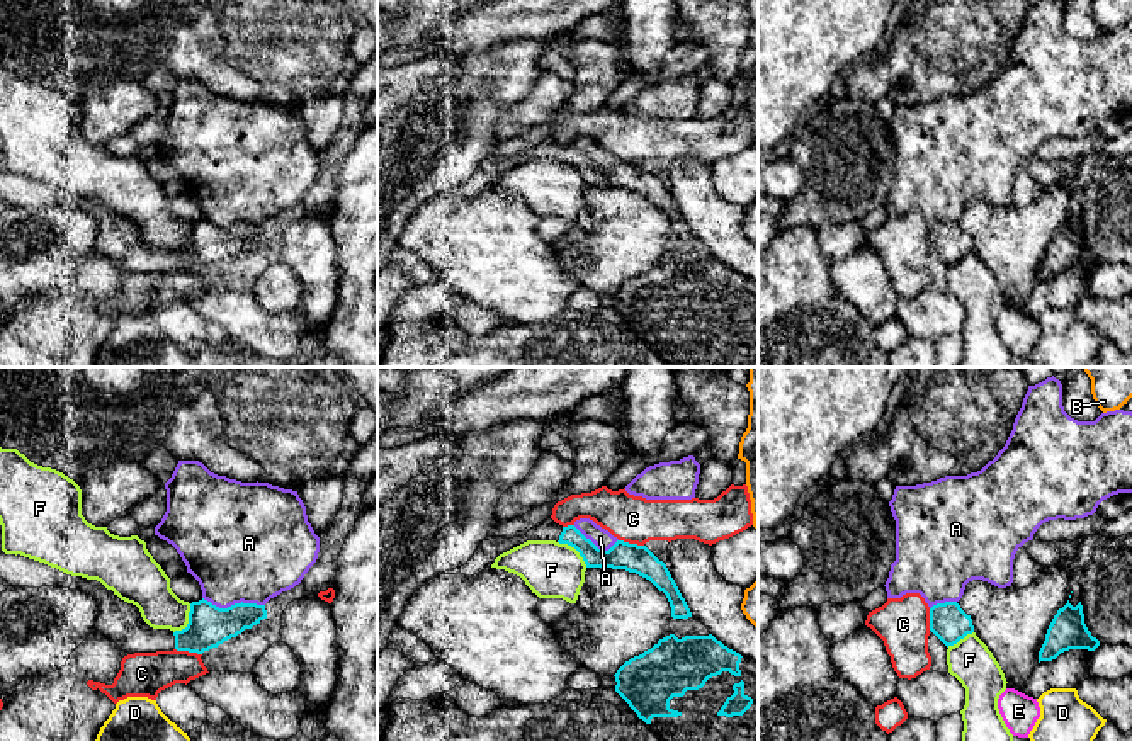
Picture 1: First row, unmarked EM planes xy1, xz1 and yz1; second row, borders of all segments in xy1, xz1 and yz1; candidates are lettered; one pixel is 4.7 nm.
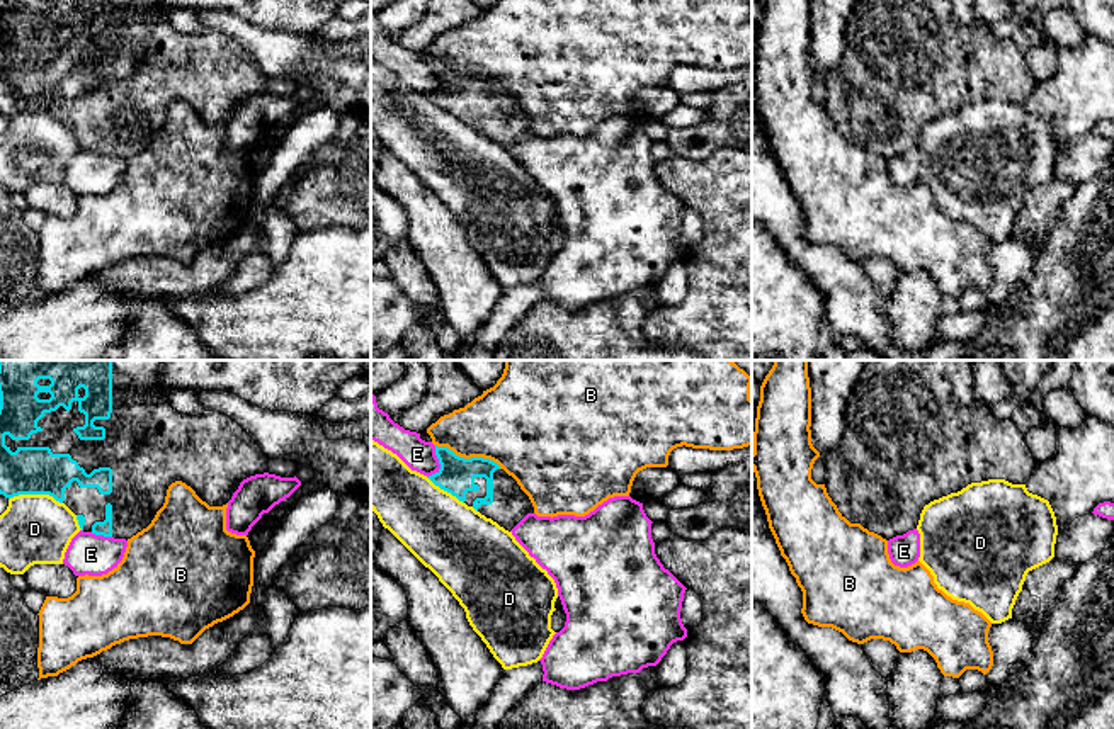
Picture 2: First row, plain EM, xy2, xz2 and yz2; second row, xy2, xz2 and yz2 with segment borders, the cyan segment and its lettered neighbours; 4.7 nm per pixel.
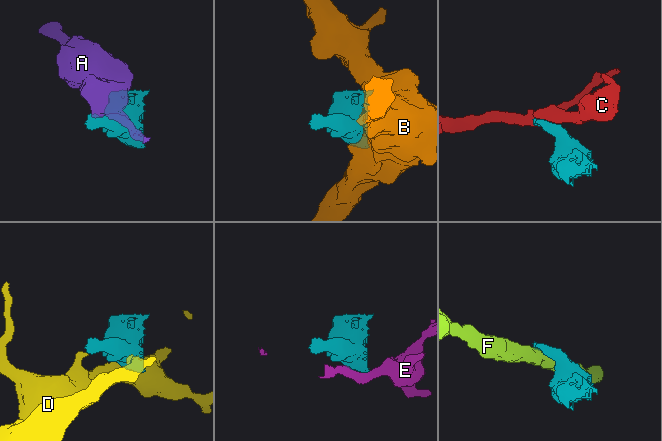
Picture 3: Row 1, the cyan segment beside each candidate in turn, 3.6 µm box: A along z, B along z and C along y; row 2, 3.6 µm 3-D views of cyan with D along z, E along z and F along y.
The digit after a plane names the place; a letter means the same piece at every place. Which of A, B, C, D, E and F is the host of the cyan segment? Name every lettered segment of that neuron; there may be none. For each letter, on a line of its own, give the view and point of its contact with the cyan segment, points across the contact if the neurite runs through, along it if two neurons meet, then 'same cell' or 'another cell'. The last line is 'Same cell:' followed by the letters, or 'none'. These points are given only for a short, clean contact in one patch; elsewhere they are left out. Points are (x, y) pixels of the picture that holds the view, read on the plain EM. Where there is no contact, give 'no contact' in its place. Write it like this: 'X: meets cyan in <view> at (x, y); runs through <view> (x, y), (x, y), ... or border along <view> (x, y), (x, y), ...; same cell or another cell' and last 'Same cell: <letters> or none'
A: meets cyan in xy1 at (233, 225); border along xy1 (203, 216), (220, 226), (242, 221), (264, 225); another cell
B: meets cyan in xz2 at (468, 79); another cell
C: meets cyan in xy1 at (189, 271); border along xy1 (175, 267), (201, 274); another cell
D: meets cyan in xy2 at (36, 113); another cell
E: meets cyan in xz2 at (439, 82); border along xz2 (434, 65), (439, 87), (427, 96); another cell
F: meets cyan in xy1 at (189, 240); another cell
Same cell: none

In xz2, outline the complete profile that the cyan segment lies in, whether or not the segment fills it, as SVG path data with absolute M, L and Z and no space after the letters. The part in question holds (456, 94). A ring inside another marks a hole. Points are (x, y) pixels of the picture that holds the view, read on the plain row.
M437 65L435 75L440 88L429 99L505 150L510 151L527 133L534 133L529 116L497 82L464 78Z

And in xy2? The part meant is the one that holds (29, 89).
M0 0L0 114L9 119L19 114L49 114L77 134L83 151L128 160L151 143L172 102L182 100L209 126L223 126L243 99L264 92L269 92L269 76L235 39L219 31L197 36L179 32L165 19L160 0Z

